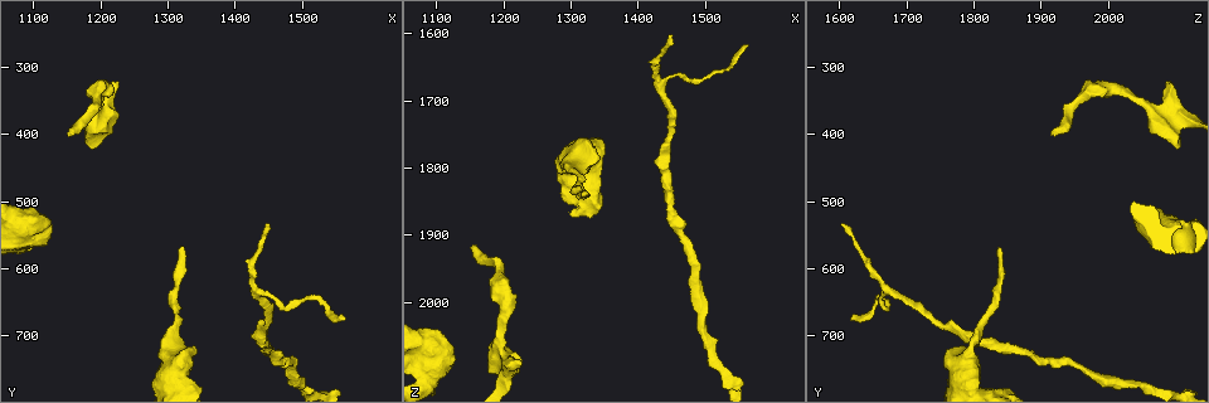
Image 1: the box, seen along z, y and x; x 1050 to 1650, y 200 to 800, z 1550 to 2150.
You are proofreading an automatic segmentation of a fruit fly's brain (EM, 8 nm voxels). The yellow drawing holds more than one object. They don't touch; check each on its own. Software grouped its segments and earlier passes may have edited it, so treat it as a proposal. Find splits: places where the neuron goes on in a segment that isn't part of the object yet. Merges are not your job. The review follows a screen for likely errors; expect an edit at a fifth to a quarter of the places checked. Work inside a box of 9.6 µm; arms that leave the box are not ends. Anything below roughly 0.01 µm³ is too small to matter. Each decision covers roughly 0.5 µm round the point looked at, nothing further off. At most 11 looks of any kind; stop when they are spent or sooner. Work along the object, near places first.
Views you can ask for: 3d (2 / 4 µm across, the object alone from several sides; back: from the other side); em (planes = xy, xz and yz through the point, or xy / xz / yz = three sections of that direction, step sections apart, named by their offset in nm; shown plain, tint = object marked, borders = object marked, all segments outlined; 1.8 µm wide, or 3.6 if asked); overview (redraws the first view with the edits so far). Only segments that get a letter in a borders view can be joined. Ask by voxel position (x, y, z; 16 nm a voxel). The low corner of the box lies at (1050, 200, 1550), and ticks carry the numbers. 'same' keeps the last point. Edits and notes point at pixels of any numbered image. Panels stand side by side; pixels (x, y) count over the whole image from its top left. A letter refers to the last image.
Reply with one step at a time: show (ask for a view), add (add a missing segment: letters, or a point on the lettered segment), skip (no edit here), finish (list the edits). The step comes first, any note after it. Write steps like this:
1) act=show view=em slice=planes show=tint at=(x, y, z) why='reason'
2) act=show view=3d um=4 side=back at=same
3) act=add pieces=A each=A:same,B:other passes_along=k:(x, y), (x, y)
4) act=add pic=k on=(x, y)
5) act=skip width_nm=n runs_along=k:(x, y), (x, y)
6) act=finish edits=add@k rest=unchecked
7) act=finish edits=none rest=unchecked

act=show view=em slice=planes show=borders at=(1325, 570, 1835) why='an open end'

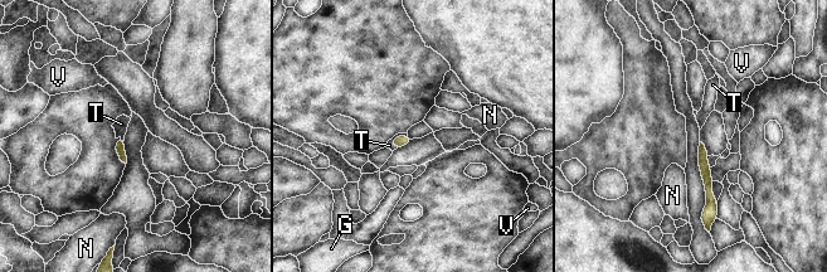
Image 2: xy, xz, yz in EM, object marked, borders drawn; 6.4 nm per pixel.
act=add pieces=T each=G:other,N:other,T:same,V:other passes_along=2:(399, 141), (395, 136), (389, 145) found='the neuron continues'

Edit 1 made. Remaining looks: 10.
act=show view=overview

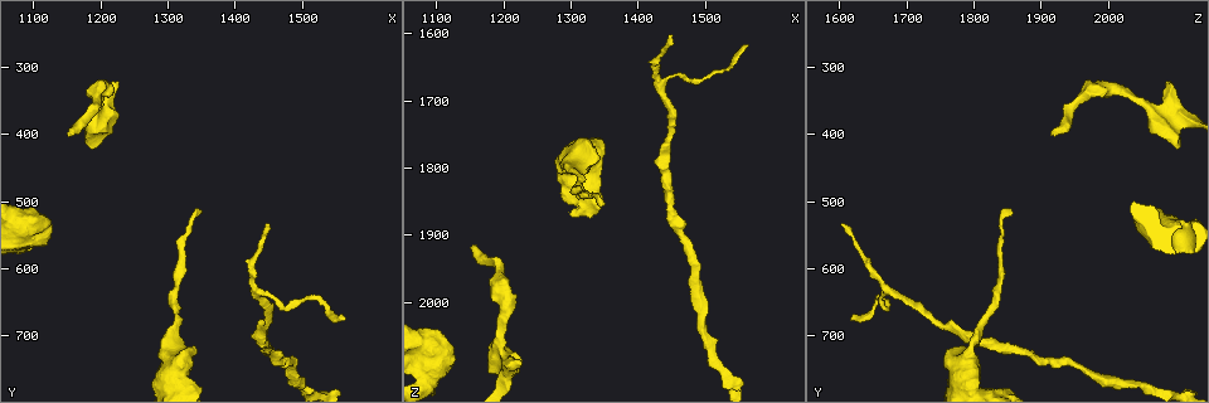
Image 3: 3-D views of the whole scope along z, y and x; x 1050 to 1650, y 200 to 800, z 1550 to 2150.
act=show view=em slice=yz step=4 show=borders at=(1160, 400, 1915) why='long arm stops here'

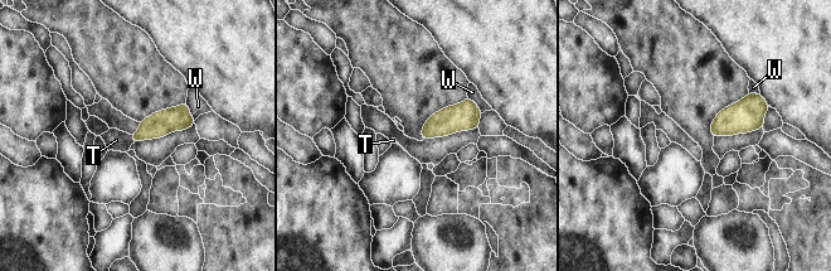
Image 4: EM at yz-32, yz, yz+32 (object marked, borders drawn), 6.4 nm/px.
act=add pieces=T longest_contact=W:140nm each=T:same,W:other passes_along=4:(160, 124), (132, 139), (116, 140) found='the neuron continues'

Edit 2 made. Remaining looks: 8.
act=show view=em slice=yz step=8 show=tint at=(1225, 320, 2090) why='branch stops here'

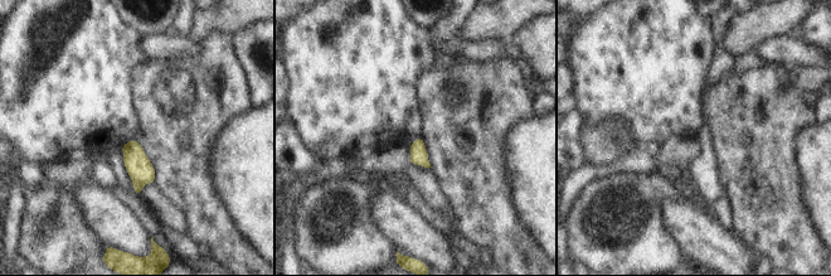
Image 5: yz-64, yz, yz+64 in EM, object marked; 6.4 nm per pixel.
act=show view=em slice=planes show=borders at=same

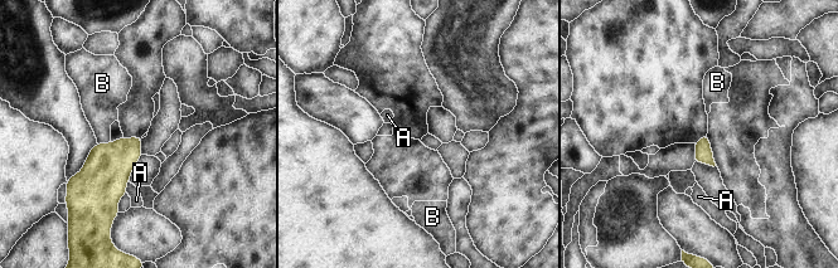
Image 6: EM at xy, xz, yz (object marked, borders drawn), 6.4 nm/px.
act=skip each=A:other,B:other border=6:(129, 181), (126, 193) found='none of them fits'

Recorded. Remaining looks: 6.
act=show view=overview

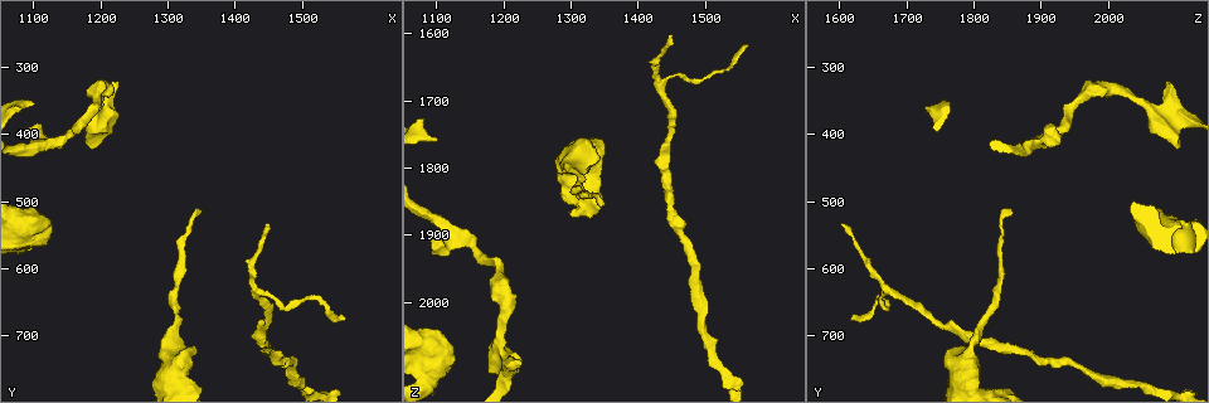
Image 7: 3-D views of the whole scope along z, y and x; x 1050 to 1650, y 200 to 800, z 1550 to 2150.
act=show view=3d um=2 at=(1450, 530, 1605) why='free end'

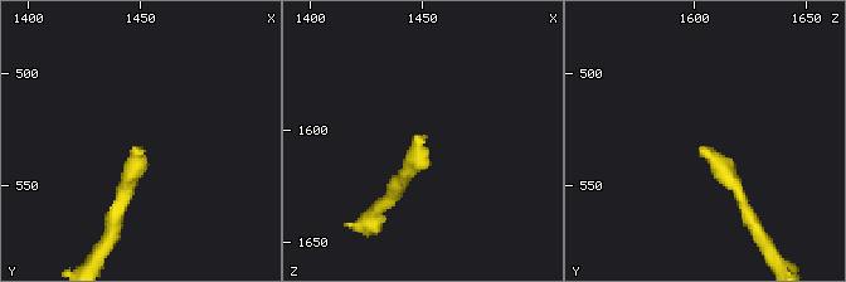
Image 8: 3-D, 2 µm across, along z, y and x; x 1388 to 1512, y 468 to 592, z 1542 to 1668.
act=show view=em slice=planes show=borders at=(1450, 535, 1602)

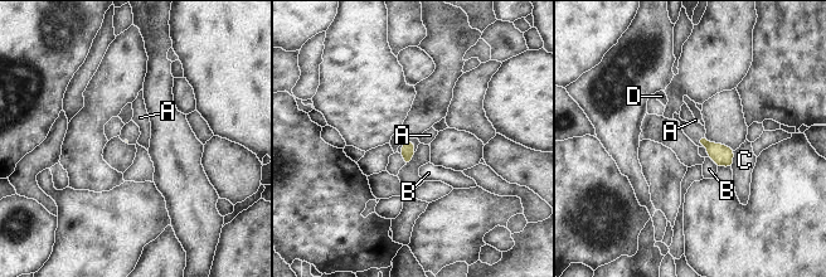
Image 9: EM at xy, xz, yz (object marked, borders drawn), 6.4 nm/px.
act=add pieces=D longest_contact=C:110nm each=A:other,B:other,C:other,D:same passes_along=9:(722, 155), (698, 139), (694, 130) found='the neuron continues'

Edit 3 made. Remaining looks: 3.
act=finish edits=add@2,add@4,add@9 rest=unchecked

